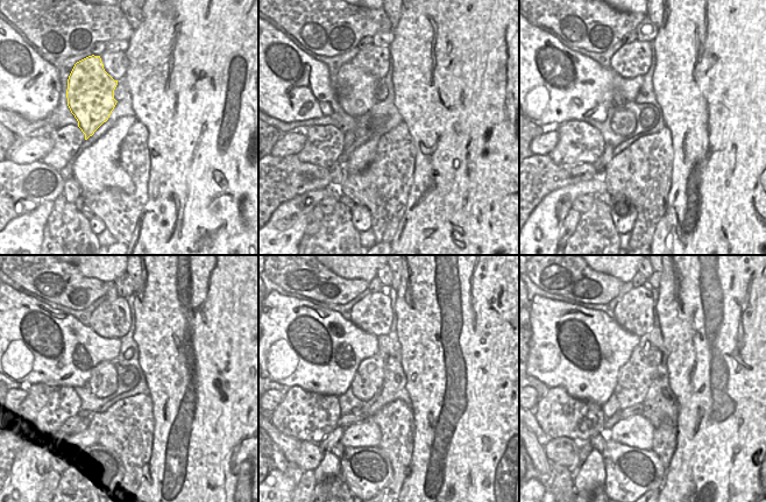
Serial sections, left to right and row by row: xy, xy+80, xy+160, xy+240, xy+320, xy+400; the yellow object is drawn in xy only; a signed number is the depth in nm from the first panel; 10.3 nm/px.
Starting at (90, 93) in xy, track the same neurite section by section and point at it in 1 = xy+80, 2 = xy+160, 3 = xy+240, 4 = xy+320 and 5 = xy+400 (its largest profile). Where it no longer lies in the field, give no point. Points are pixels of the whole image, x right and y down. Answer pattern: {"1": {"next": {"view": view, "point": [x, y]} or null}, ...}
{"1": {"next": {"view": "xy+80", "point": [355, 89]}}, "2": {"next": {"view": "xy+160", "point": [607, 156]}}, "3": {"next": {"view": "xy+240", "point": [82, 426]}}, "4": {"next": {"view": "xy+320", "point": [331, 439]}}, "5": {"next": {"view": "xy+400", "point": [584, 449]}}}

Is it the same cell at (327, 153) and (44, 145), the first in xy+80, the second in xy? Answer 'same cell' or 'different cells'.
different cells

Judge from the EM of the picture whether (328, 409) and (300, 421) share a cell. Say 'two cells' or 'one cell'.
one cell

